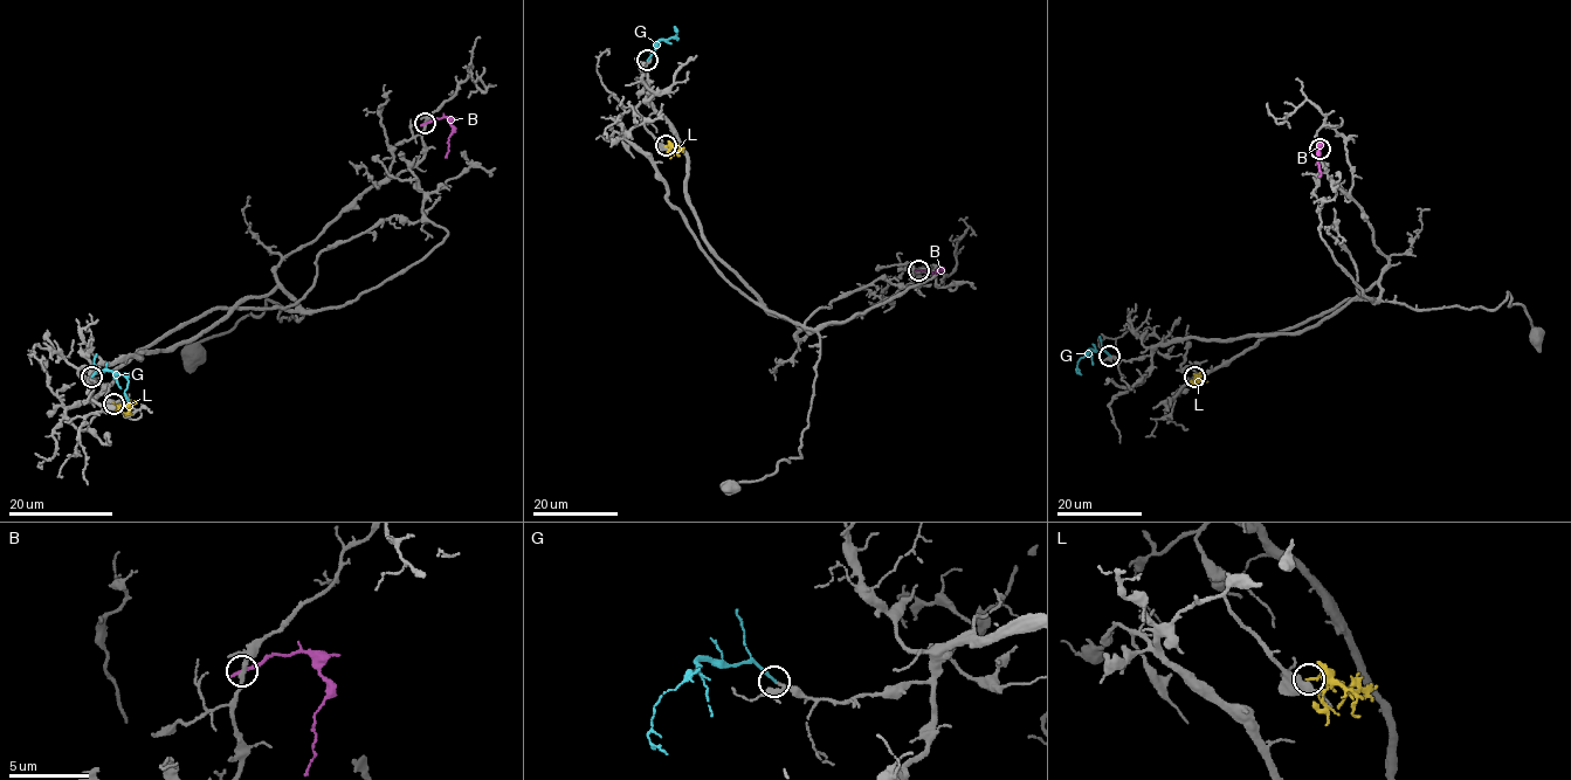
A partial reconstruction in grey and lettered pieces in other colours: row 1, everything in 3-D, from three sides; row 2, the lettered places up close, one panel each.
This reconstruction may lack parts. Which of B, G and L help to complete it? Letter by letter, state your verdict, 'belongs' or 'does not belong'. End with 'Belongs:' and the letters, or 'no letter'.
B: does not belong
G: belongs
L: does not belong
Belongs: G

